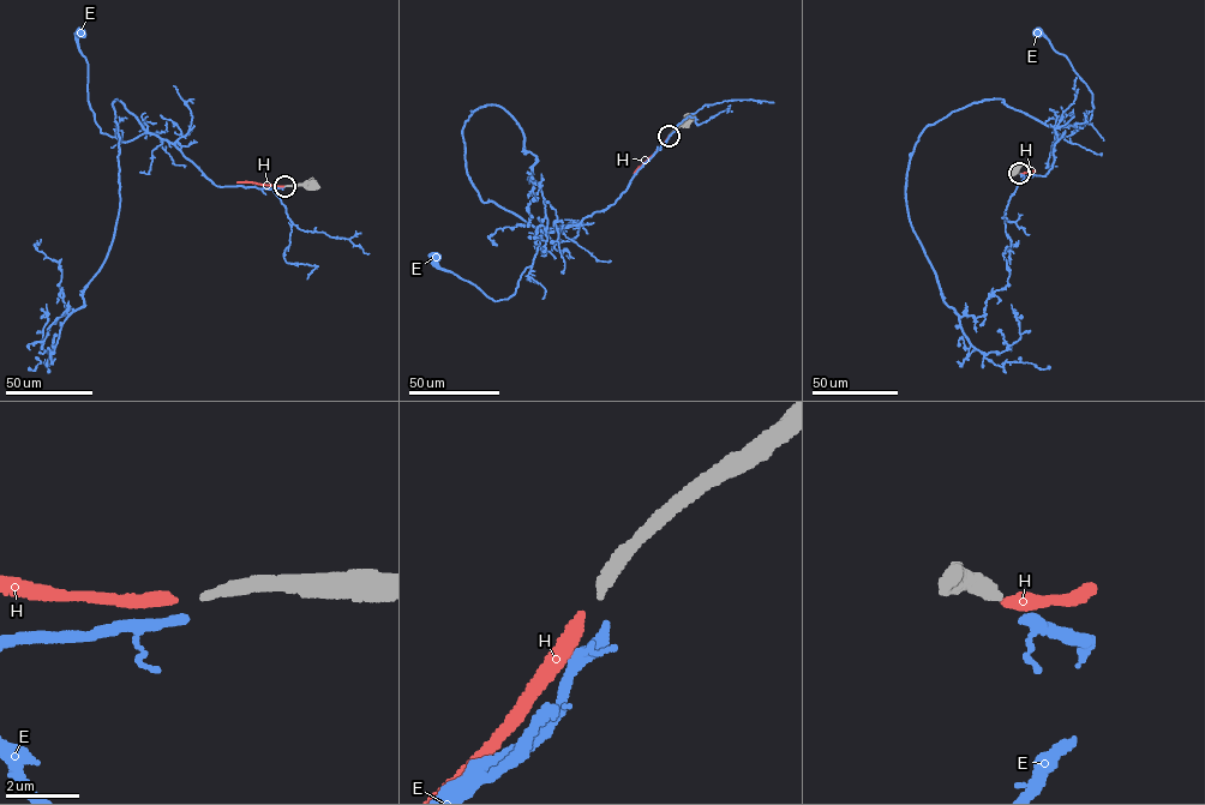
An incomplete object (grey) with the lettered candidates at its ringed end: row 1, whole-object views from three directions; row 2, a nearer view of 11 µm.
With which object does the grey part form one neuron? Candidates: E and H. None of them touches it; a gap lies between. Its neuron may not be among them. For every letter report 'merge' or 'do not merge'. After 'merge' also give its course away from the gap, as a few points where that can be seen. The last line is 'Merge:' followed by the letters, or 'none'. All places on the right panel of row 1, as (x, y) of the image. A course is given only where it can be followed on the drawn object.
E: do not merge
H: merge; course (1019, 173), (1035, 170)
Merge: H

